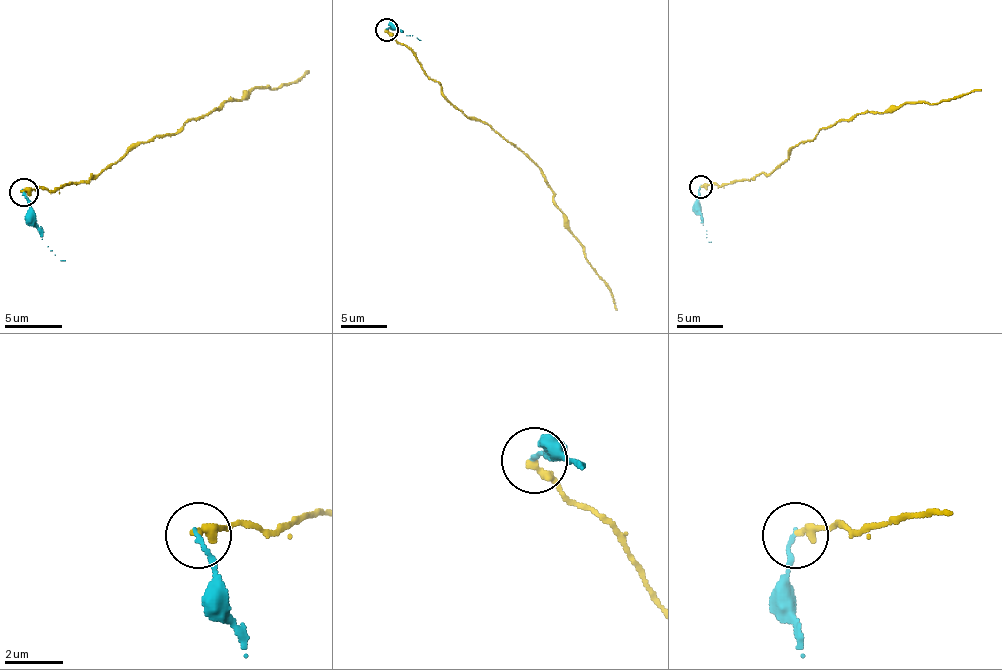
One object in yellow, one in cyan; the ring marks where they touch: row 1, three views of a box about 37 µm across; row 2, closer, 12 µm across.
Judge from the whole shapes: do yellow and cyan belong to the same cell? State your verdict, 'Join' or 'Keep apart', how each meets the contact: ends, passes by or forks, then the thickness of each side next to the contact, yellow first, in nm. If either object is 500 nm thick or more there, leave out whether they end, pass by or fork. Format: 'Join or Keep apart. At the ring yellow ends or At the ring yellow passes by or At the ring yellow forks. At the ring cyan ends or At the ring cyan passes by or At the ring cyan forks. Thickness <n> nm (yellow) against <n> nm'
Keep apart. At the ring yellow ends. At the ring cyan ends. Thickness 320 nm (yellow) against 140 nm

